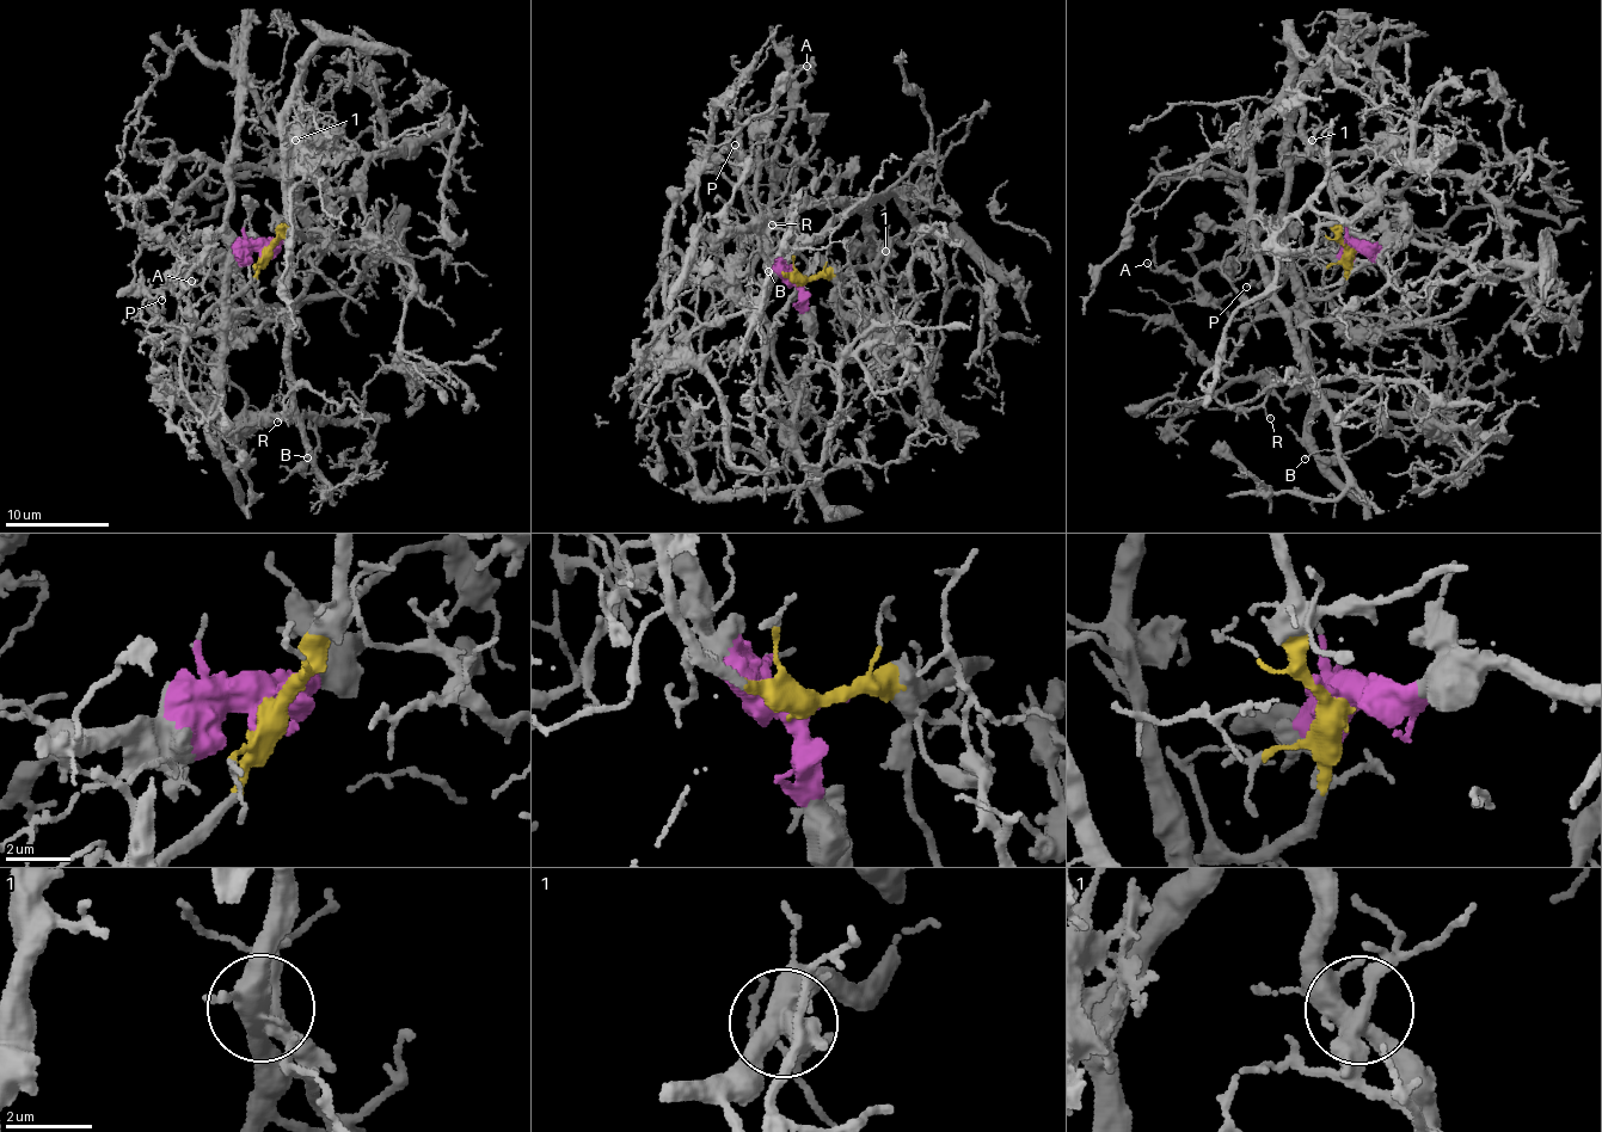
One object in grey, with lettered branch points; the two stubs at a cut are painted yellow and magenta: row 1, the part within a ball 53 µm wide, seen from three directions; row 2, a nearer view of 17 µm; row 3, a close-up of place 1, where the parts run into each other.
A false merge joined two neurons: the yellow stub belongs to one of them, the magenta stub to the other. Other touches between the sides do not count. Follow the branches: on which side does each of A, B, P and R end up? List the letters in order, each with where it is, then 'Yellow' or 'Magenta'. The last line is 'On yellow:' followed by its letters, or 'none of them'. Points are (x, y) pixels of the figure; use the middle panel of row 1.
A: Place: (806, 66). Magenta
B: Place: (768, 271). Yellow
P: Place: (735, 145). Magenta
R: Place: (772, 225). Yellow
On yellow: B, R

